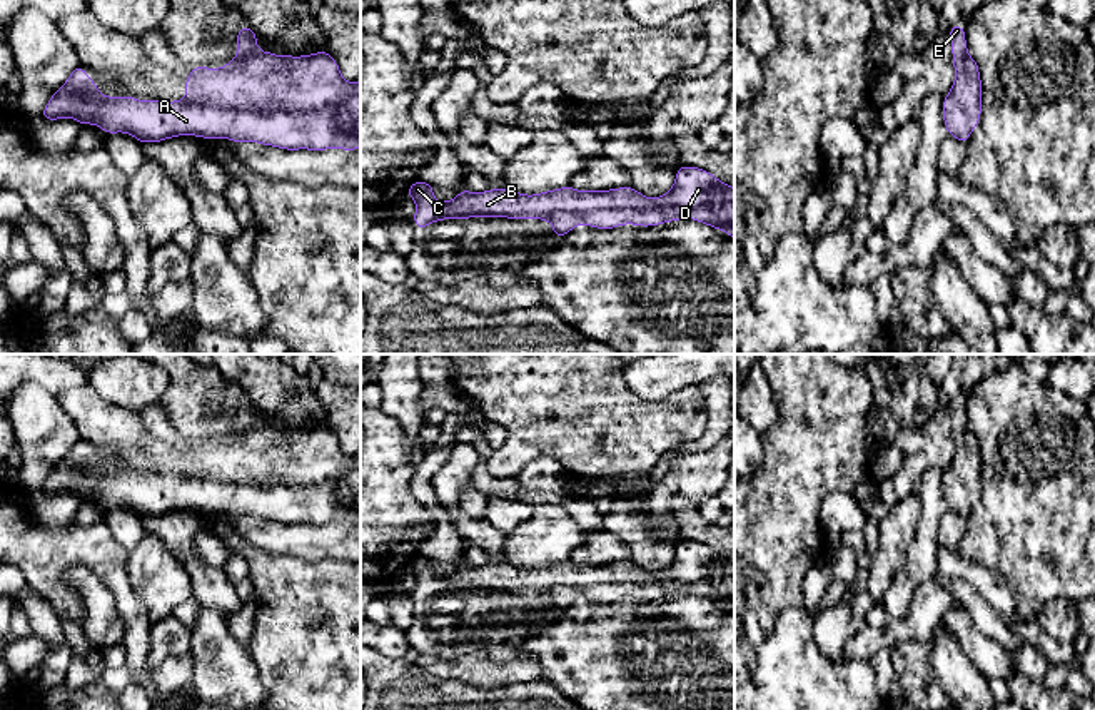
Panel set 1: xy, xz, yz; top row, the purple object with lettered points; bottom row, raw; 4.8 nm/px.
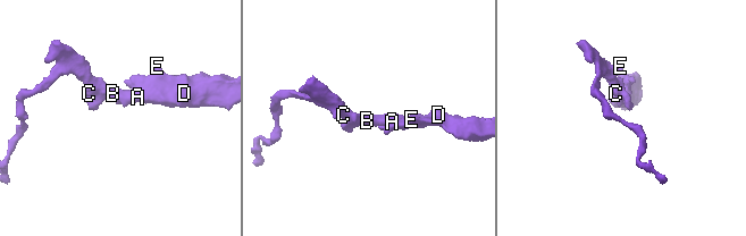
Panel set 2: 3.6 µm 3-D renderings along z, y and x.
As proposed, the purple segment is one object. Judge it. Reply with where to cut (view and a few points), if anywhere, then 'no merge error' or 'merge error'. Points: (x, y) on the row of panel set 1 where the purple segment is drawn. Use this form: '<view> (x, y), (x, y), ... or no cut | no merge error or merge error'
no cut | no merge error

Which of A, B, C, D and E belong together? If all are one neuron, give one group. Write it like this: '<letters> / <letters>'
A B C D E

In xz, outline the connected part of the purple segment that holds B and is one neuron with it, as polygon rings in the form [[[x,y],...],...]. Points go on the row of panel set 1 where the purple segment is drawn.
[[[681,165],[676,170],[674,185],[658,199],[648,199],[631,185],[611,190],[574,190],[571,185],[548,190],[542,194],[524,195],[507,189],[484,190],[472,194],[462,189],[459,195],[447,202],[437,202],[432,197],[434,187],[422,180],[409,185],[407,195],[417,204],[412,222],[422,231],[431,222],[442,219],[469,219],[481,217],[509,217],[509,219],[542,219],[553,224],[553,234],[563,237],[579,224],[588,224],[596,229],[613,229],[623,224],[634,226],[659,226],[678,219],[694,219],[714,229],[724,231],[734,239],[734,189],[718,180],[708,170]]]

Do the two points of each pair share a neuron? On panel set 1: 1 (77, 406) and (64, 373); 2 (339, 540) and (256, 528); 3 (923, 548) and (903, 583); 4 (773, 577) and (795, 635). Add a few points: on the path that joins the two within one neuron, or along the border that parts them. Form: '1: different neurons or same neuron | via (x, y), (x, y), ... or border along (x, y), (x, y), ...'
1: different neurons | border along (87, 383), (77, 388), (65, 388), (55, 396)
2: same neuron | via (319, 540), (276, 537)
3: same neuron | via (922, 557), (920, 567), (912, 575)
4: different neurons | border along (802, 607), (785, 607), (763, 640)

